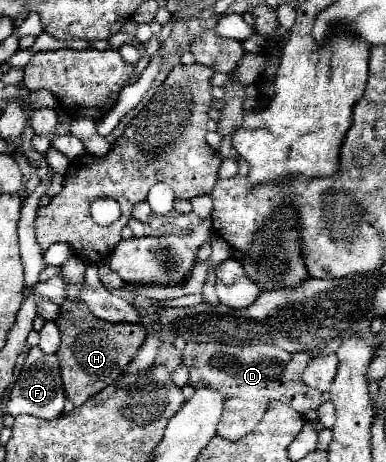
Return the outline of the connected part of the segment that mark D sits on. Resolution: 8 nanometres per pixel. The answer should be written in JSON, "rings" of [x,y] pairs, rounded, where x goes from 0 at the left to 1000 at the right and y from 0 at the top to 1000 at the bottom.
{"rings":[[[487,740],[472,788],[492,797],[492,835],[544,835],[580,853],[580,892],[565,913],[565,944],[617,952],[637,944],[684,900],[699,870],[720,866],[788,896],[834,874],[834,848],[782,827],[782,805],[808,775],[793,762],[751,766],[720,749],[591,749]]]}

